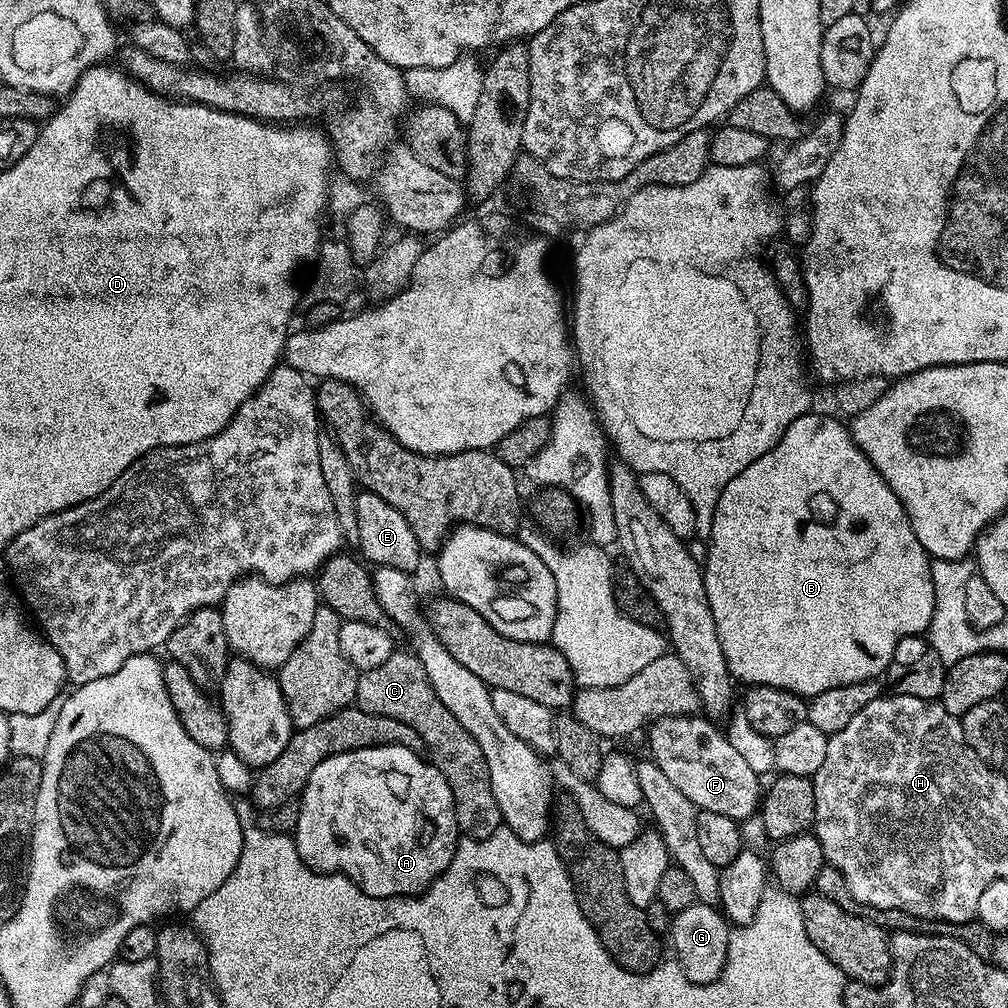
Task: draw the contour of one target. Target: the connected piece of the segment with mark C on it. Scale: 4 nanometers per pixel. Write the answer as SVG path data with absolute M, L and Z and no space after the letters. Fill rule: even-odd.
M393 651L392 656L374 670L359 673L356 681L355 707L375 716L398 718L406 726L418 730L428 742L430 762L446 778L456 807L456 824L469 840L485 840L502 827L498 802L491 789L490 770L482 749L474 738L450 714L436 693L429 687L428 678L418 657L407 651ZM436 723L436 724L435 724Z

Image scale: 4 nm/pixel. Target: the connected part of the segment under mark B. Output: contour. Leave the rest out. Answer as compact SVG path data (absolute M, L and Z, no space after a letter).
M816 410L807 416L790 422L786 434L758 462L750 462L742 474L738 474L722 490L718 506L712 519L712 533L706 537L708 561L702 564L706 598L714 614L714 626L718 630L718 642L722 642L722 654L726 654L728 669L741 685L778 686L794 694L811 698L822 694L822 690L834 690L834 686L850 686L854 682L875 680L888 671L888 663L894 658L898 642L907 636L927 633L930 618L934 614L934 582L932 581L932 560L918 542L910 526L910 518L898 502L898 494L890 490L886 478L862 454L854 442L851 431L844 428L832 416L819 416Z

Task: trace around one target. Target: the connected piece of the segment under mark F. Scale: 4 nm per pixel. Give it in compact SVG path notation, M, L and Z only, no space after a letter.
M700 714L663 716L652 721L647 729L650 759L699 811L726 814L726 818L743 822L757 815L762 799L761 779L750 770L746 758L730 746L727 735L712 724L711 719Z

